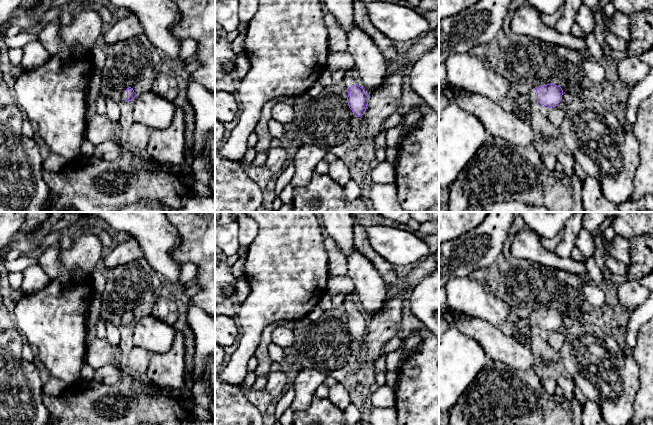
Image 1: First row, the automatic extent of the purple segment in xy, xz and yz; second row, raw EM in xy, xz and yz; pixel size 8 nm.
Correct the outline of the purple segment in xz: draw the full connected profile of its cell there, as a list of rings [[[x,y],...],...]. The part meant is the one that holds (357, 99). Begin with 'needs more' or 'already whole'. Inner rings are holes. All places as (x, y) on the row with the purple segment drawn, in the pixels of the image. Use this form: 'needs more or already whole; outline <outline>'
needs more; outline [[[351,70],[346,71],[343,81],[348,91],[347,102],[349,108],[355,116],[361,117],[366,111],[369,95],[365,92],[363,87],[357,85]]]

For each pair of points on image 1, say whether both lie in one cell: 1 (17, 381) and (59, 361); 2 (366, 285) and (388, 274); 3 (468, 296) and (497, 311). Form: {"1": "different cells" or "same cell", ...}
{"1": "different cells", "2": "different cells", "3": "same cell"}

